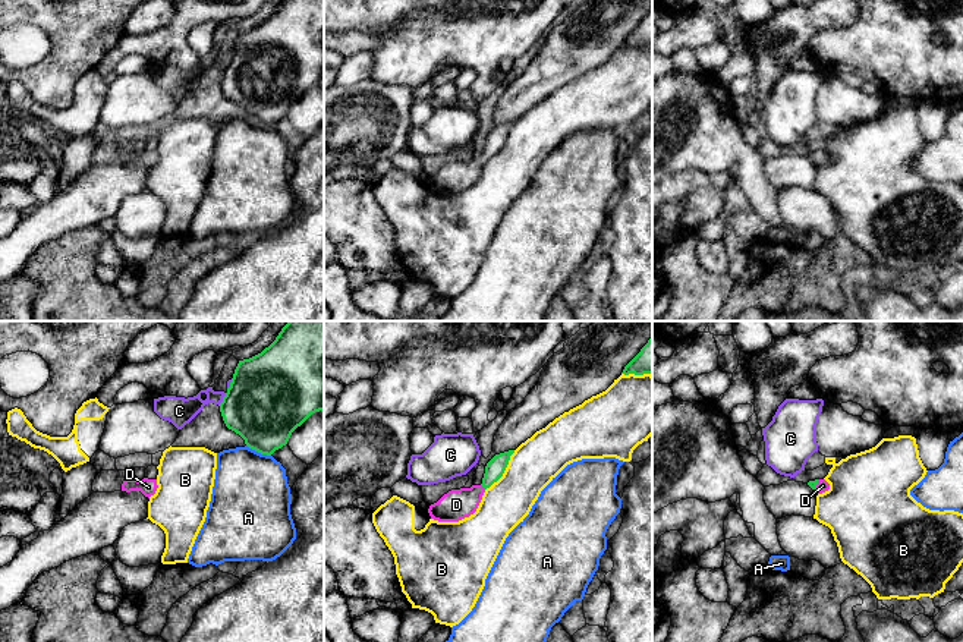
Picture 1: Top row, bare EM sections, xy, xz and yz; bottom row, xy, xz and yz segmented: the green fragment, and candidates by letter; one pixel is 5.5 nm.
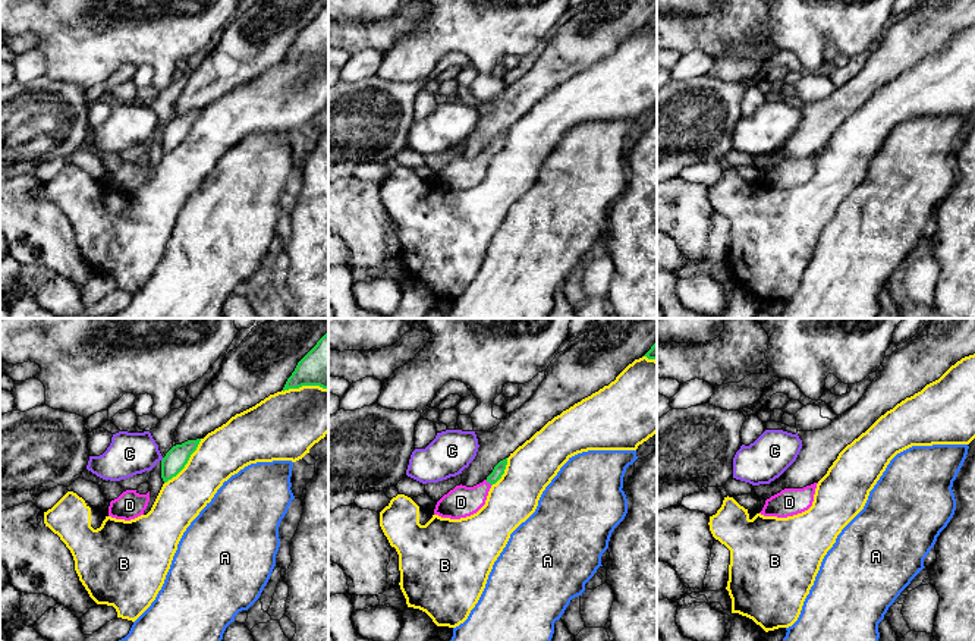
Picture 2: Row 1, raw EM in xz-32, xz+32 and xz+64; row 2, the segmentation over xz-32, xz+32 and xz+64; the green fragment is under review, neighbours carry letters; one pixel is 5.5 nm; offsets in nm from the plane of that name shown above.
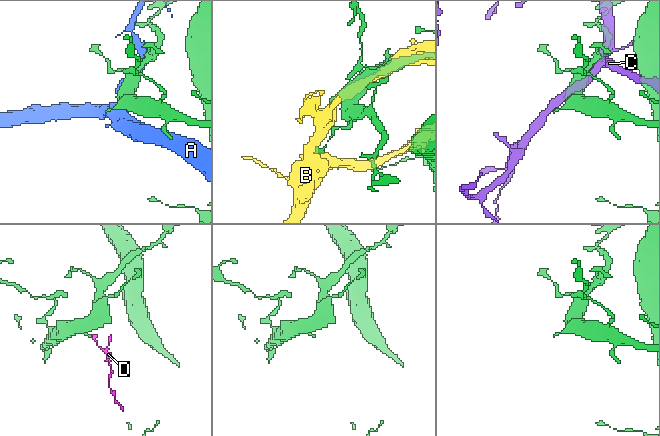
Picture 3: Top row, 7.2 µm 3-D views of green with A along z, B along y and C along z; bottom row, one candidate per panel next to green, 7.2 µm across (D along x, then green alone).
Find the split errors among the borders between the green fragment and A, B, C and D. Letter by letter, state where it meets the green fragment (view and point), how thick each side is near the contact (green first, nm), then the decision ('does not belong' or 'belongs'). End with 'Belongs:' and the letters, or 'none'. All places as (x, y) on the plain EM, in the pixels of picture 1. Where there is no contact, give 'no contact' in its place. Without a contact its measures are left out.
A: xy (258, 123) | 400/420 nm | does not belong
B: xz (504, 141) | 110/260 nm | does not belong
C: xy (223, 71) | 460/160 nm | does not belong
D: xz (484, 159) | 110/170 nm | belongs
Belongs: D

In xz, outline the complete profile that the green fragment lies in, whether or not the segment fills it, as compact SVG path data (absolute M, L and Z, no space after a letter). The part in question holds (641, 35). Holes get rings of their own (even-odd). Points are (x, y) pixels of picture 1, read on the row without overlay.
M652 9L641 21L641 23L624 38L621 45L652 47Z

